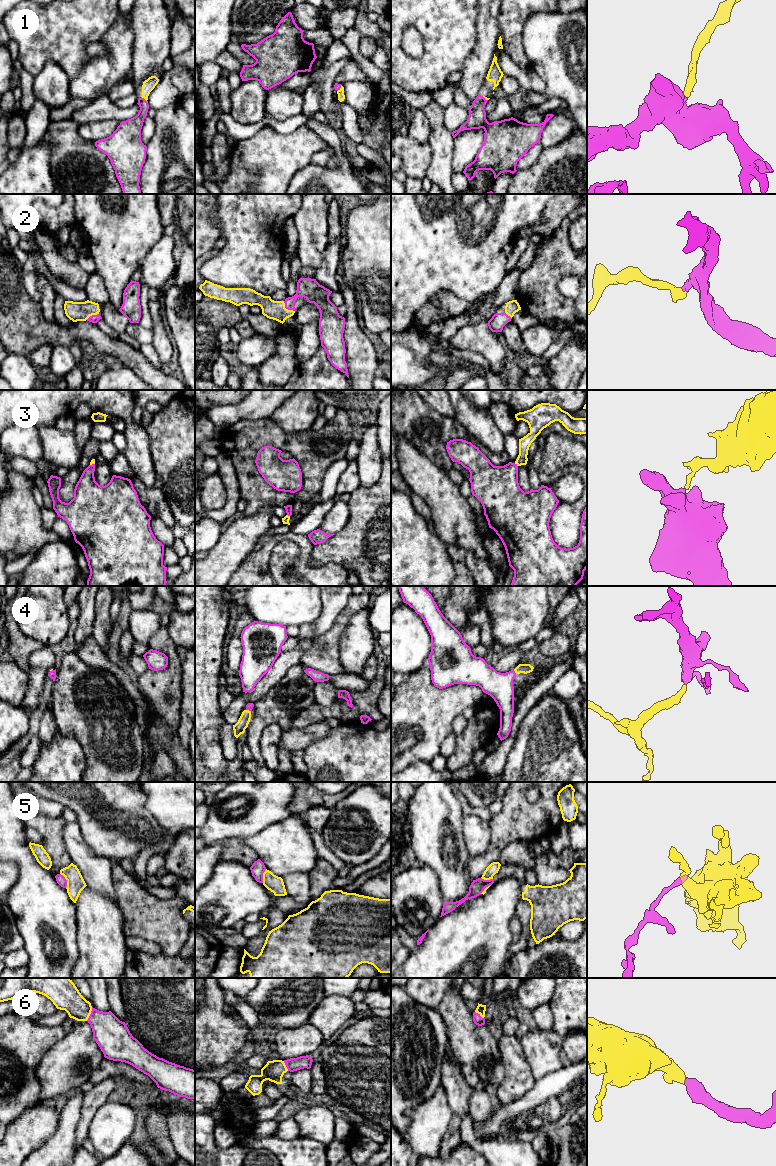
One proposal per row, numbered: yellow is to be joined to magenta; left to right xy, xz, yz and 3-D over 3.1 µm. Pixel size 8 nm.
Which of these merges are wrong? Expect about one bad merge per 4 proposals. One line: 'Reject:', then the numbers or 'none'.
Reject: 3, 5

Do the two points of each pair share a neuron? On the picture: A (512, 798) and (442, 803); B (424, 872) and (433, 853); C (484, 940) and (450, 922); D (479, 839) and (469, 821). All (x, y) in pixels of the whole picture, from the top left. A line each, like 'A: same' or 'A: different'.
A: different
B: different
C: same
D: same

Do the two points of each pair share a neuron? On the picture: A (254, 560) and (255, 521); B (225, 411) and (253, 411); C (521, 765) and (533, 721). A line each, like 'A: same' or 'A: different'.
A: different
B: same
C: same

